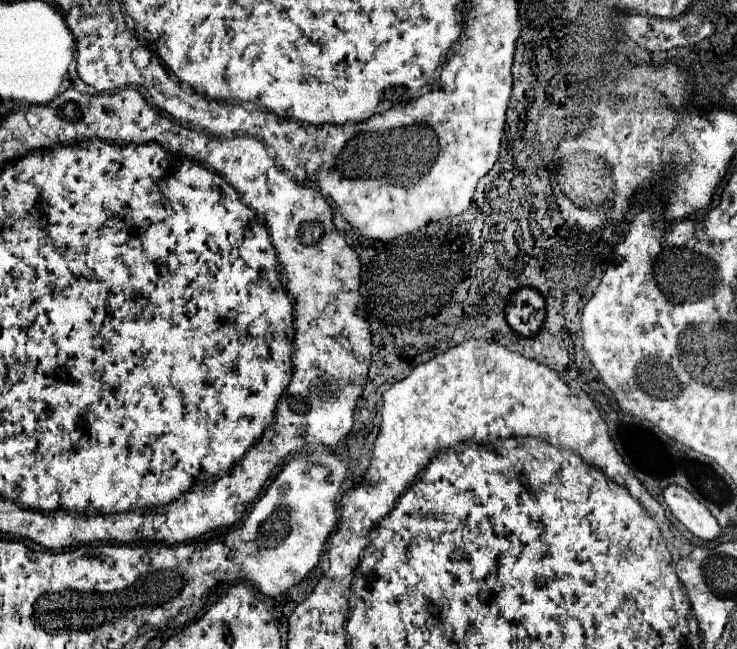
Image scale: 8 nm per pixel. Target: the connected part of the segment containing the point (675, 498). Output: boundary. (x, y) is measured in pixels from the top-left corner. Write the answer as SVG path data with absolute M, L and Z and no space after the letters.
M670 485L664 491L664 501L670 507L672 515L696 537L704 541L714 541L720 535L720 527L712 513L684 487Z

